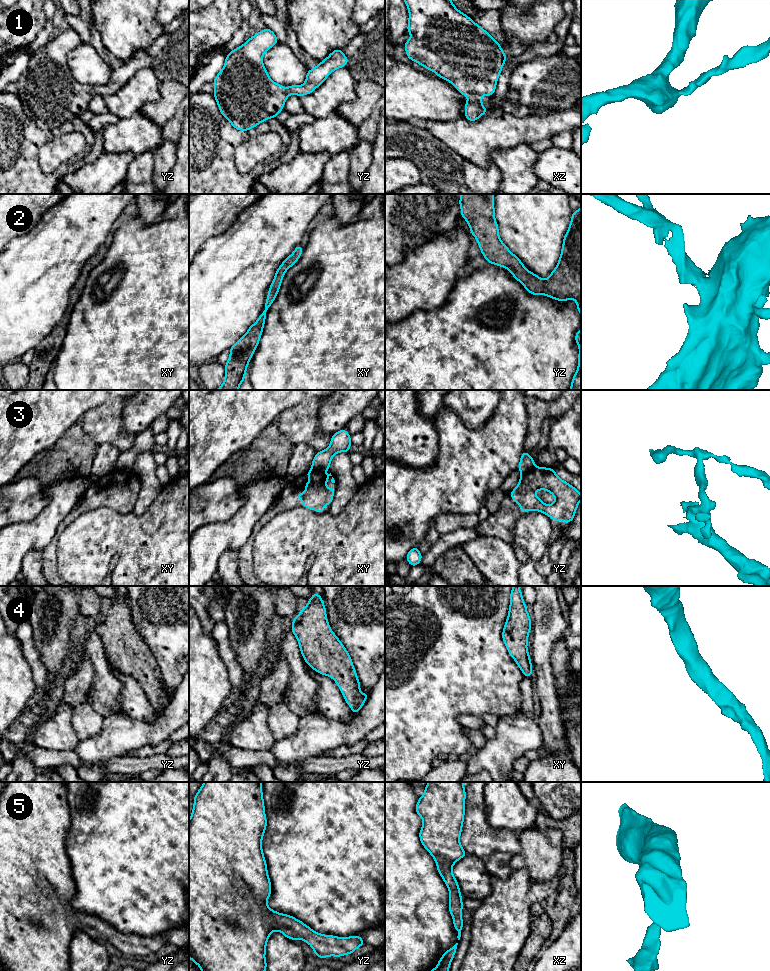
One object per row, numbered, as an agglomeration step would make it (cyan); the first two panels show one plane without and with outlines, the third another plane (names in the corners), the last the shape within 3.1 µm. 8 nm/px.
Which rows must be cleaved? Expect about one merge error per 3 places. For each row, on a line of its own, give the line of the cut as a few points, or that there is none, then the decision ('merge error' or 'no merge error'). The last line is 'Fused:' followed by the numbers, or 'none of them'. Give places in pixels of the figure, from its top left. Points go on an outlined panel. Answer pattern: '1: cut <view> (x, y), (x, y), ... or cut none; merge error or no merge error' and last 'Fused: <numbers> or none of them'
1: cut none; no merge error
2: cut none; no merge error
3: cut xy (311, 469), (323, 471); merge error
4: cut none; no merge error
5: cut none; no merge error
Fused: 3

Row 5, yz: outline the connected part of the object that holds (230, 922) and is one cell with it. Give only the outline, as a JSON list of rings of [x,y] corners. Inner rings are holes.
[[[204,782],[194,796],[193,811],[189,820],[189,958],[200,967],[201,971],[266,971],[266,945],[273,931],[280,931],[288,939],[305,941],[312,947],[315,955],[319,958],[353,954],[358,947],[365,945],[363,939],[358,935],[351,937],[323,935],[315,932],[293,916],[278,913],[269,908],[267,900],[271,895],[272,888],[262,850],[262,839],[266,826],[267,820],[261,782]]]

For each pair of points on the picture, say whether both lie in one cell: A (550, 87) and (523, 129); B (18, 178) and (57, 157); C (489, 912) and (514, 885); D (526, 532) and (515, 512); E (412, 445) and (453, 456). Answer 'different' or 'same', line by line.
A: different
B: different
C: same
D: different
E: different

